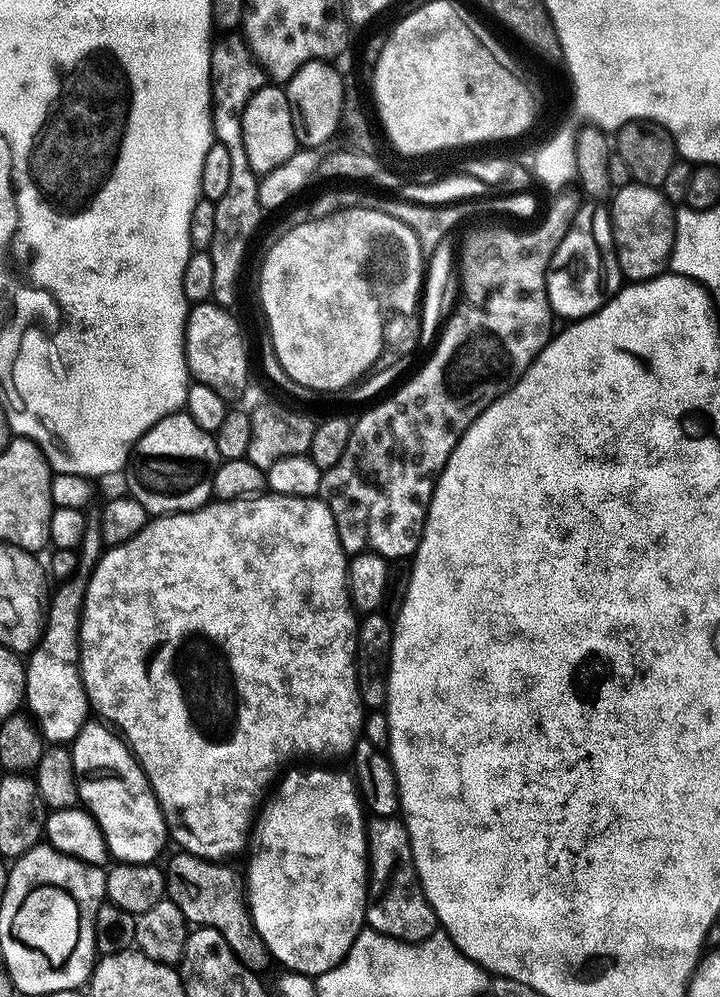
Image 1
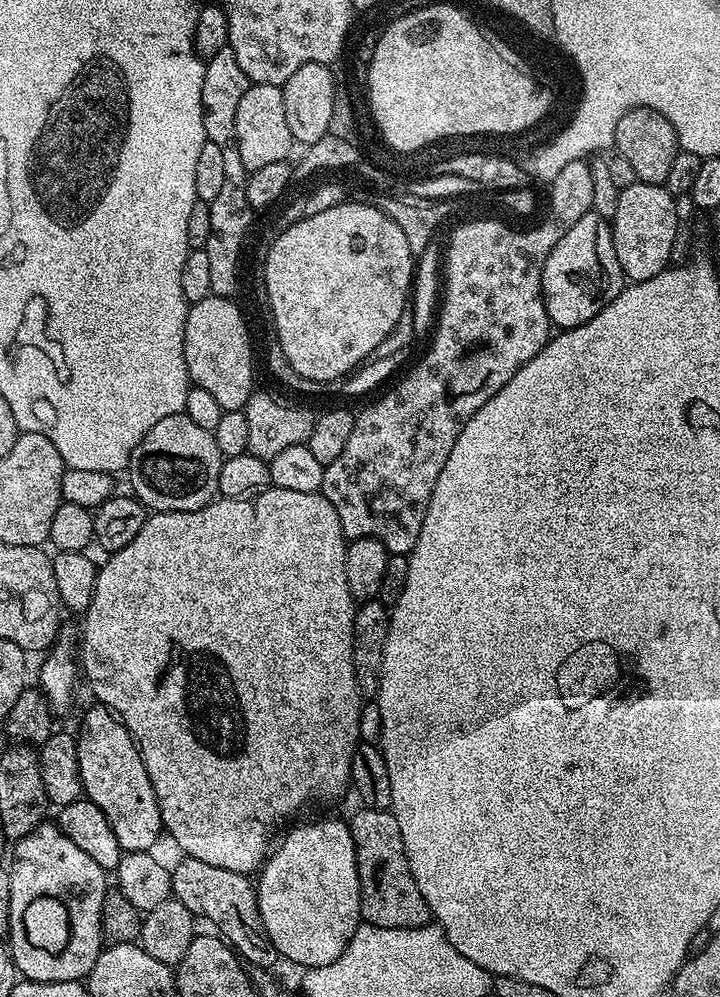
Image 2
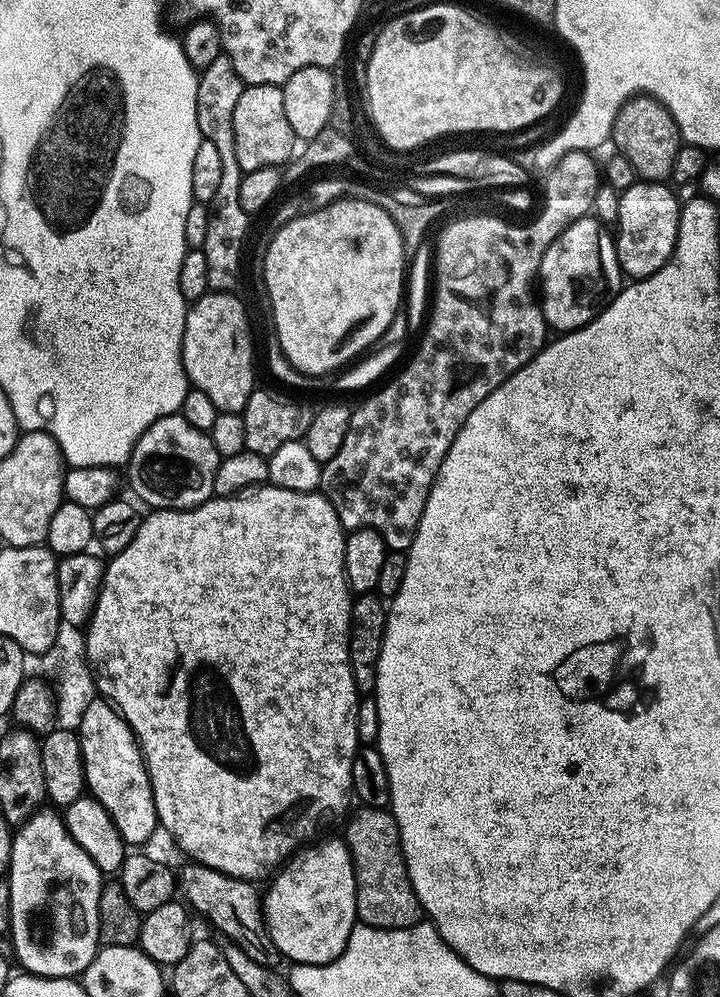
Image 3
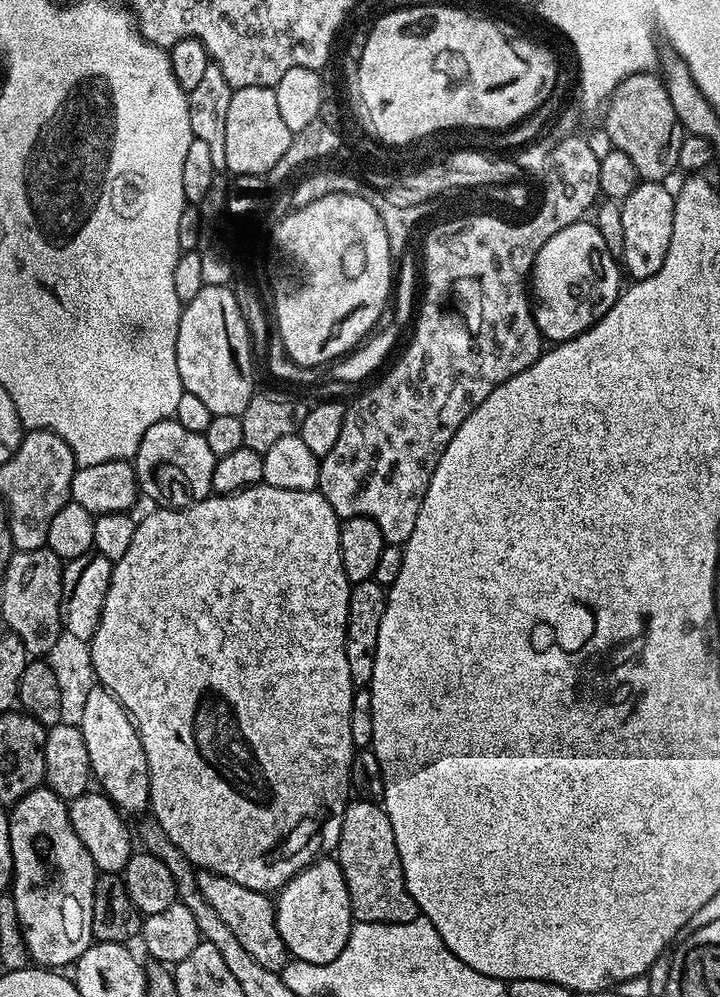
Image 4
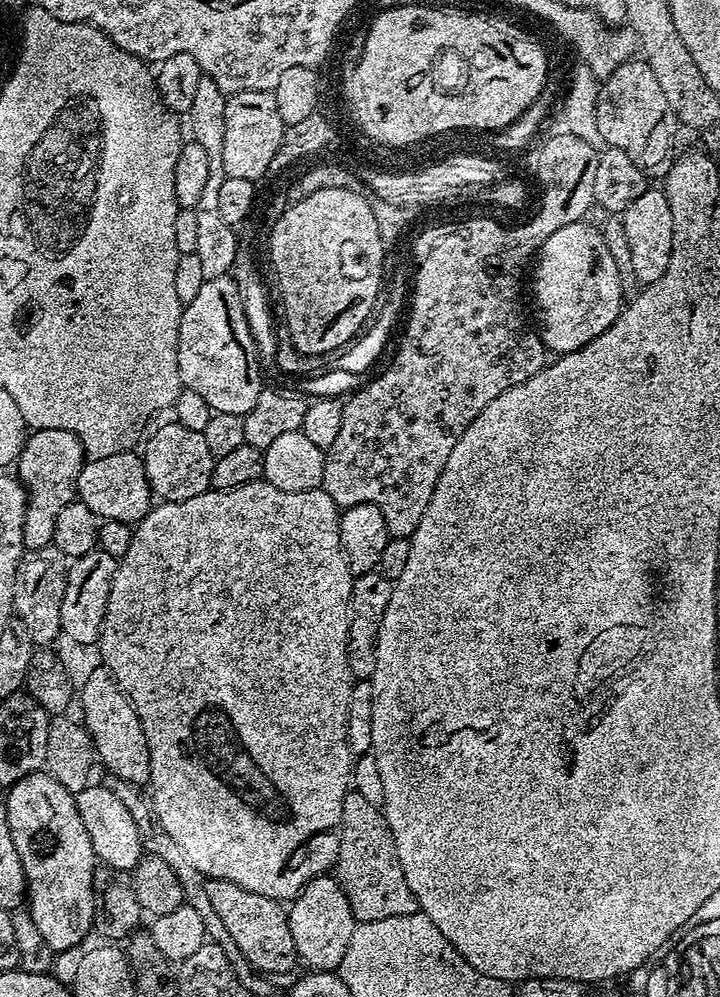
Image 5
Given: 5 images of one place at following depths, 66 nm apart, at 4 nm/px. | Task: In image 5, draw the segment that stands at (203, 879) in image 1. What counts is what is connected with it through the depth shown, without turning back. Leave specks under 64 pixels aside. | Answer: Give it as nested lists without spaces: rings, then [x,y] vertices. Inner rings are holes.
[[[209,879],[206,883],[206,891],[210,896],[210,903],[214,911],[222,918],[227,932],[234,938],[235,945],[242,950],[242,954],[252,964],[257,973],[288,972],[295,964],[298,964],[296,947],[294,946],[294,934],[290,934],[290,922],[285,905],[279,900],[271,900],[262,894],[254,894],[254,890],[246,890],[229,880]]]

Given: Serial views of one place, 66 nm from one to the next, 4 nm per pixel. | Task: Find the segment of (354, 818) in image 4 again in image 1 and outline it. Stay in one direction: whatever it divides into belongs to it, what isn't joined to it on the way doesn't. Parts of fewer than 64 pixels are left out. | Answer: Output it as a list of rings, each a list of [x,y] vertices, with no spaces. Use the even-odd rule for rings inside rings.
[[[372,816],[367,821],[368,834],[368,905],[364,911],[367,927],[396,940],[425,940],[438,930],[436,911],[430,906],[420,885],[416,867],[412,861],[410,838],[403,819],[396,816]]]

